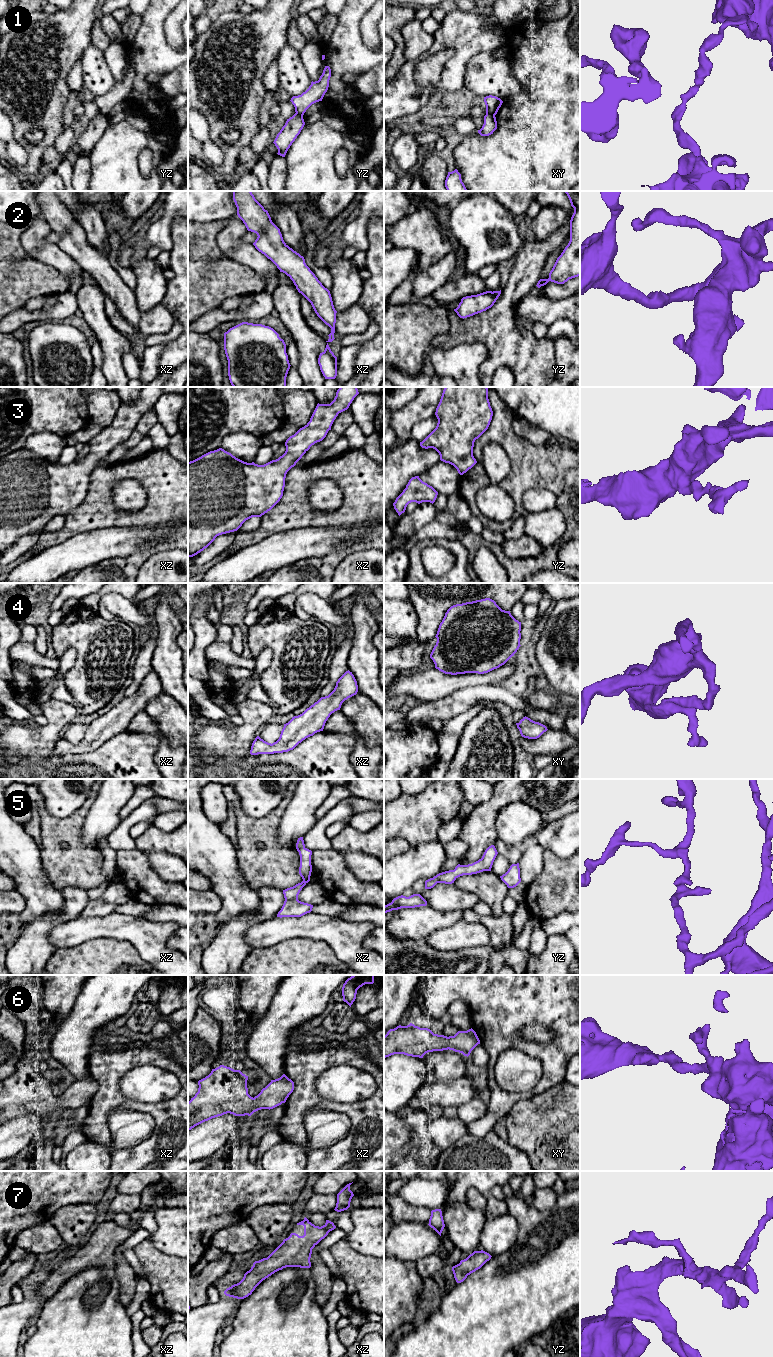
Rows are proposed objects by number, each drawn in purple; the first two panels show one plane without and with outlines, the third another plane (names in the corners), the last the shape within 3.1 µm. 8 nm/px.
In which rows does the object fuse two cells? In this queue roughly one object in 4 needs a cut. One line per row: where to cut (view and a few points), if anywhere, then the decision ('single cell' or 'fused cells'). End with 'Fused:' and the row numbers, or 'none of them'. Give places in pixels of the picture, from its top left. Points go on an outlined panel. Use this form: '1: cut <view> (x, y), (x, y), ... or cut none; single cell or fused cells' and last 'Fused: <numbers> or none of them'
1: cut xy (486, 112), (494, 115); fused cells
2: cut none; single cell
3: cut none; single cell
4: cut none; single cell
5: cut none; single cell
6: cut none; single cell
7: cut none; single cell
Fused: 1

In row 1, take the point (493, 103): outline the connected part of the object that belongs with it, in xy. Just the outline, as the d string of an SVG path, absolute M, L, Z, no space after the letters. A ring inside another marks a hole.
M486 96L484 97L484 102L486 105L486 113L496 115L499 108L501 107L503 101L496 96Z

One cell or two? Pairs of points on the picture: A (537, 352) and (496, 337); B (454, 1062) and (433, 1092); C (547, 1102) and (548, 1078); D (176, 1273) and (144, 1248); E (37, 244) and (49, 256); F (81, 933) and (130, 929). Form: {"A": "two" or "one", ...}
{"A": "one", "B": "two", "C": "two", "D": "one", "E": "one", "F": "one"}

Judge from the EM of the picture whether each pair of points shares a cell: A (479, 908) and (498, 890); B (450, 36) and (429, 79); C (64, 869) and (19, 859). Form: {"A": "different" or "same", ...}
{"A": "different", "B": "different", "C": "different"}

